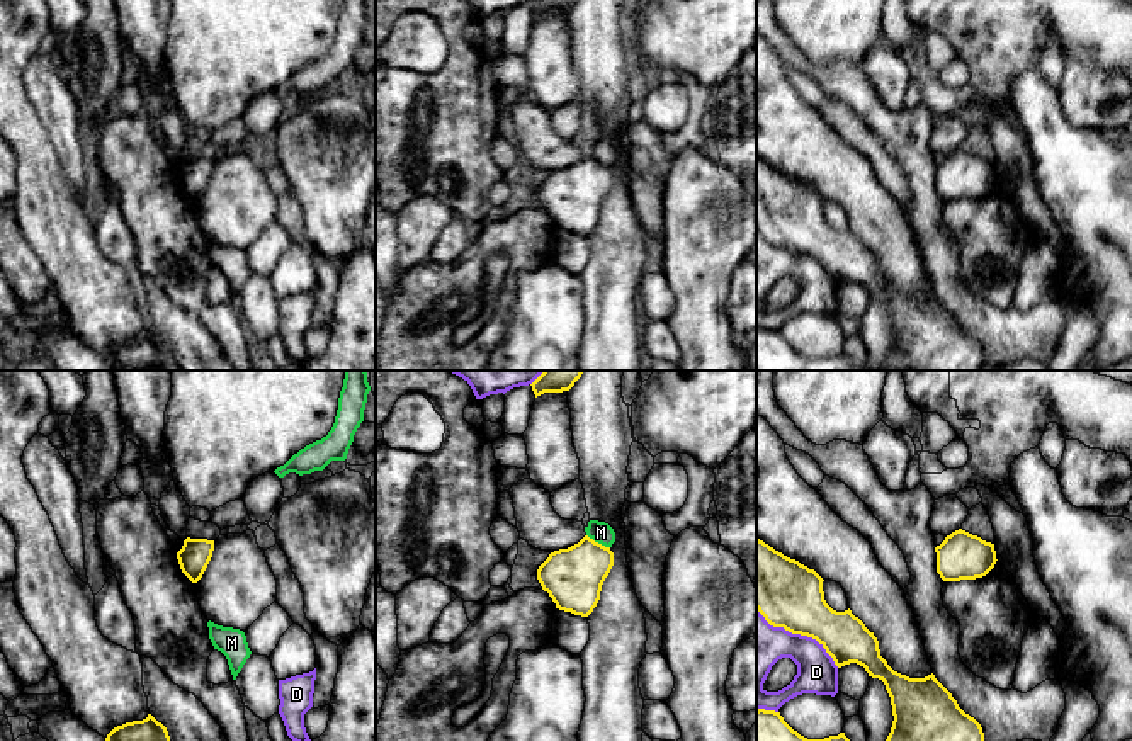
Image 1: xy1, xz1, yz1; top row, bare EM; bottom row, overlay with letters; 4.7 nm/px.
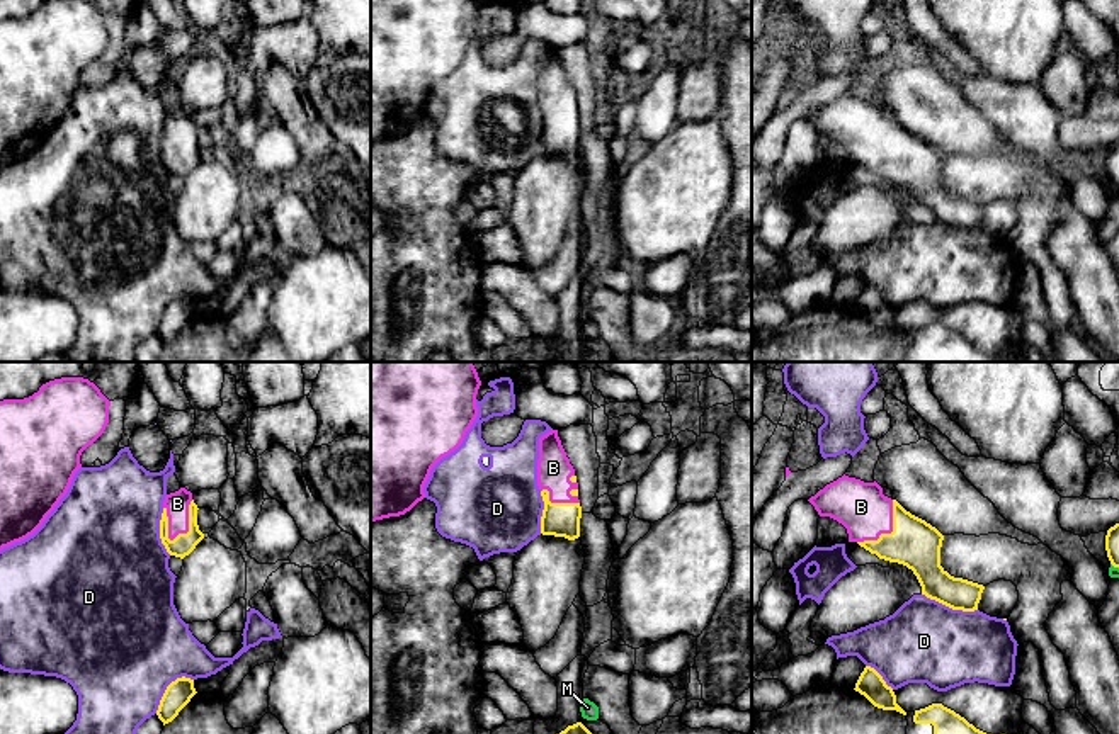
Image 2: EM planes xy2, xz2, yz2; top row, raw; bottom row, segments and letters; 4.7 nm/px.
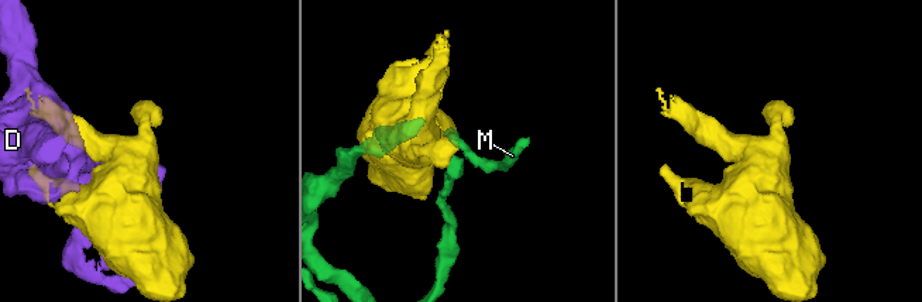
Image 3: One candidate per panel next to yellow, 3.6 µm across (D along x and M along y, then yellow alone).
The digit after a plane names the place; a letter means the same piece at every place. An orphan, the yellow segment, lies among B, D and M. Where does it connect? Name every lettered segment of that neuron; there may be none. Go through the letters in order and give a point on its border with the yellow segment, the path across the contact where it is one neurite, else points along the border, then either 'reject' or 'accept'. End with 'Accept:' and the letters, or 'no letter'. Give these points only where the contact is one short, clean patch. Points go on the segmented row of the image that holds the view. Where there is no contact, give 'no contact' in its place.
B: xy2 (189, 524) | across xy2 (182, 544), (182, 536), (189, 524), (179, 513), (177, 503) | accept
D: yz1 (798, 633) | reject
M: xz1 (597, 543) | along xz1 (587, 534), (609, 548) | reject
Accept: B

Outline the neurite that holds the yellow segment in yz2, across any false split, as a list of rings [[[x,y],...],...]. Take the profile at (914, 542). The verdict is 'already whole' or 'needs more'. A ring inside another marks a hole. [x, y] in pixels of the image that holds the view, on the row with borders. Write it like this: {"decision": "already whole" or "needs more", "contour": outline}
{"decision": "needs more", "contour": [[[844,474],[808,501],[820,517],[842,523],[849,542],[912,569],[927,598],[952,610],[978,610],[985,586],[951,576],[940,566],[944,535],[896,500],[884,496],[876,481],[864,483]]]}

